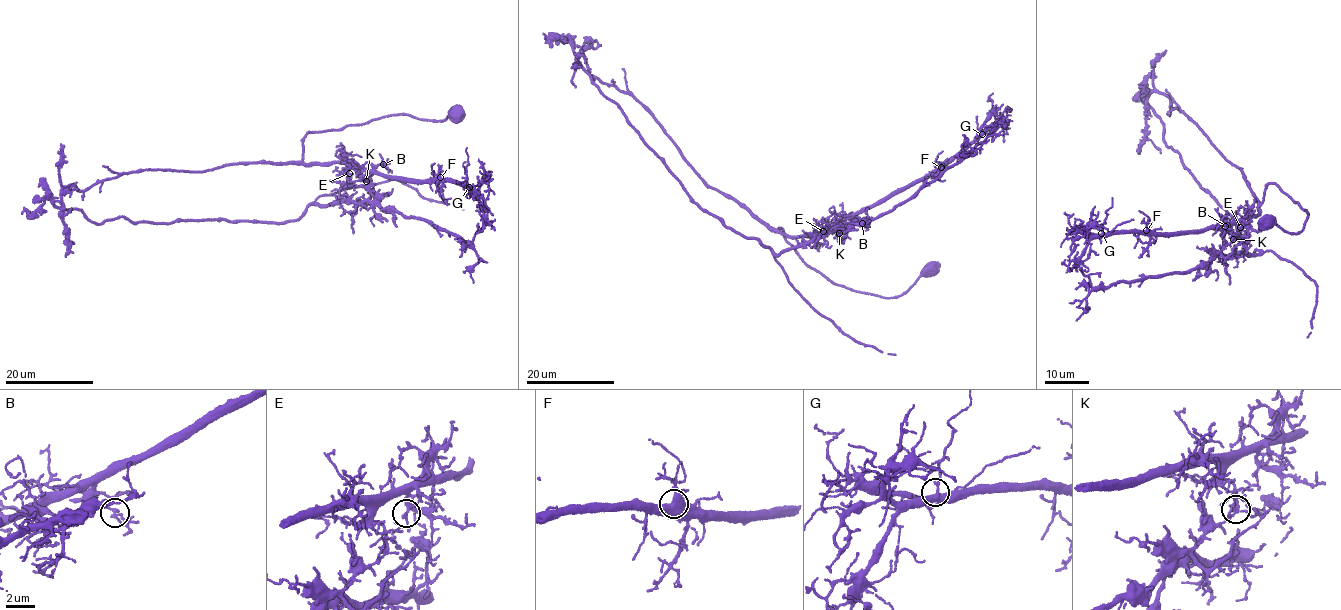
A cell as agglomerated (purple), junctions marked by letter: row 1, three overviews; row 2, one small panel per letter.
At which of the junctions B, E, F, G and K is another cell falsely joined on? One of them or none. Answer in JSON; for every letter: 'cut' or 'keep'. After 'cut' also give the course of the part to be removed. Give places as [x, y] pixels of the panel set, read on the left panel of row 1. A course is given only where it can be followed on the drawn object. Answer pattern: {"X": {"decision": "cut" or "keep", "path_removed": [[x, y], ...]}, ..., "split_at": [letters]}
{"B": {"decision": "keep"}, "E": {"decision": "keep"}, "F": {"decision": "keep"}, "G": {"decision": "keep"}, "K": {"decision": "cut", "path_removed": [[366, 181], [374, 199], [311, 204], [281, 223], [156, 224], [121, 217], [98, 224], [47, 198], [21, 214]]}, "split_at": ["K"]}

